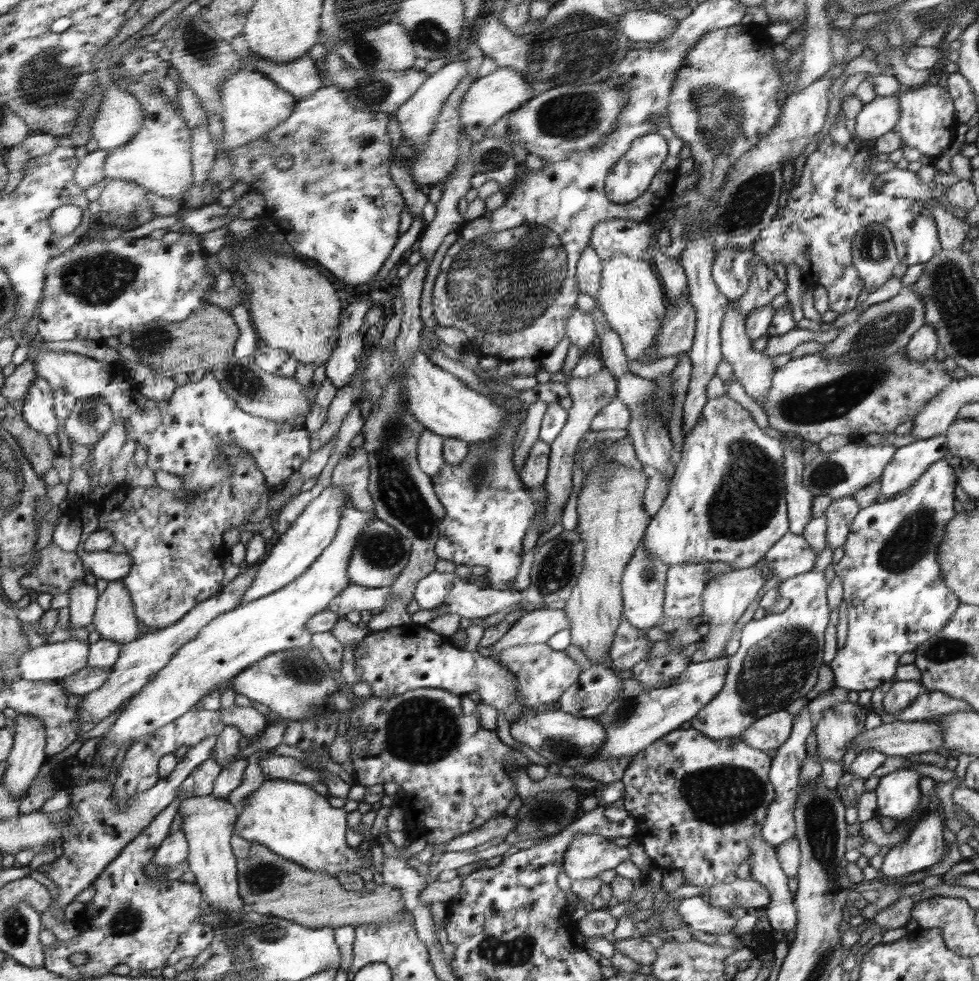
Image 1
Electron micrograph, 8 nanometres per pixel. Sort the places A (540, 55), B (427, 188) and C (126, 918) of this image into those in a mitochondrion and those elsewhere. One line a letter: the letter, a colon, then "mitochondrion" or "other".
A: mitochondrion
B: other
C: mitochondrion

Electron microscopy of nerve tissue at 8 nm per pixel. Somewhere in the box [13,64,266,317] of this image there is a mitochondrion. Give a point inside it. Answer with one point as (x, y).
(98, 278)

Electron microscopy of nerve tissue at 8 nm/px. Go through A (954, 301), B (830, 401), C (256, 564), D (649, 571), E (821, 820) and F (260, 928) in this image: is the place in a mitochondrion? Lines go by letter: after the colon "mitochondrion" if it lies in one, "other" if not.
A: mitochondrion
B: mitochondrion
C: other
D: mitochondrion
E: mitochondrion
F: mitochondrion

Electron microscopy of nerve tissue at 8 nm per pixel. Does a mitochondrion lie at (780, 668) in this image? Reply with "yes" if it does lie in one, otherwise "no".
yes

